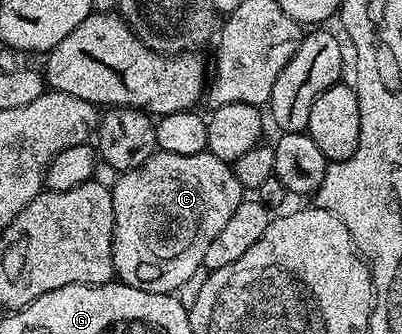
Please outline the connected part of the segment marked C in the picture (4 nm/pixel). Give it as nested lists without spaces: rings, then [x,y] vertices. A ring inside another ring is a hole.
[[[160,150],[152,154],[146,164],[123,171],[110,186],[114,204],[114,232],[112,233],[112,269],[115,277],[130,288],[155,294],[176,292],[194,272],[204,264],[206,248],[214,236],[234,216],[240,202],[245,201],[244,185],[234,176],[231,165],[207,152],[194,156],[174,156],[174,152]]]

